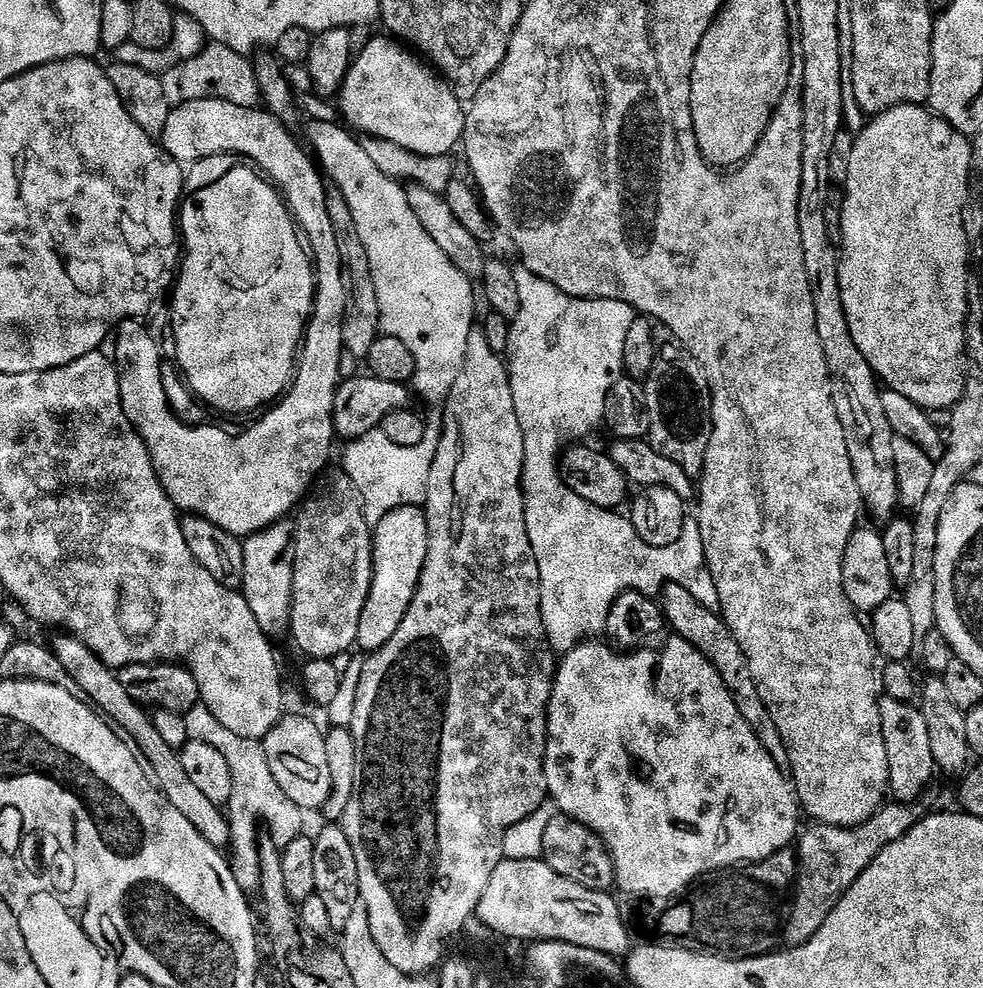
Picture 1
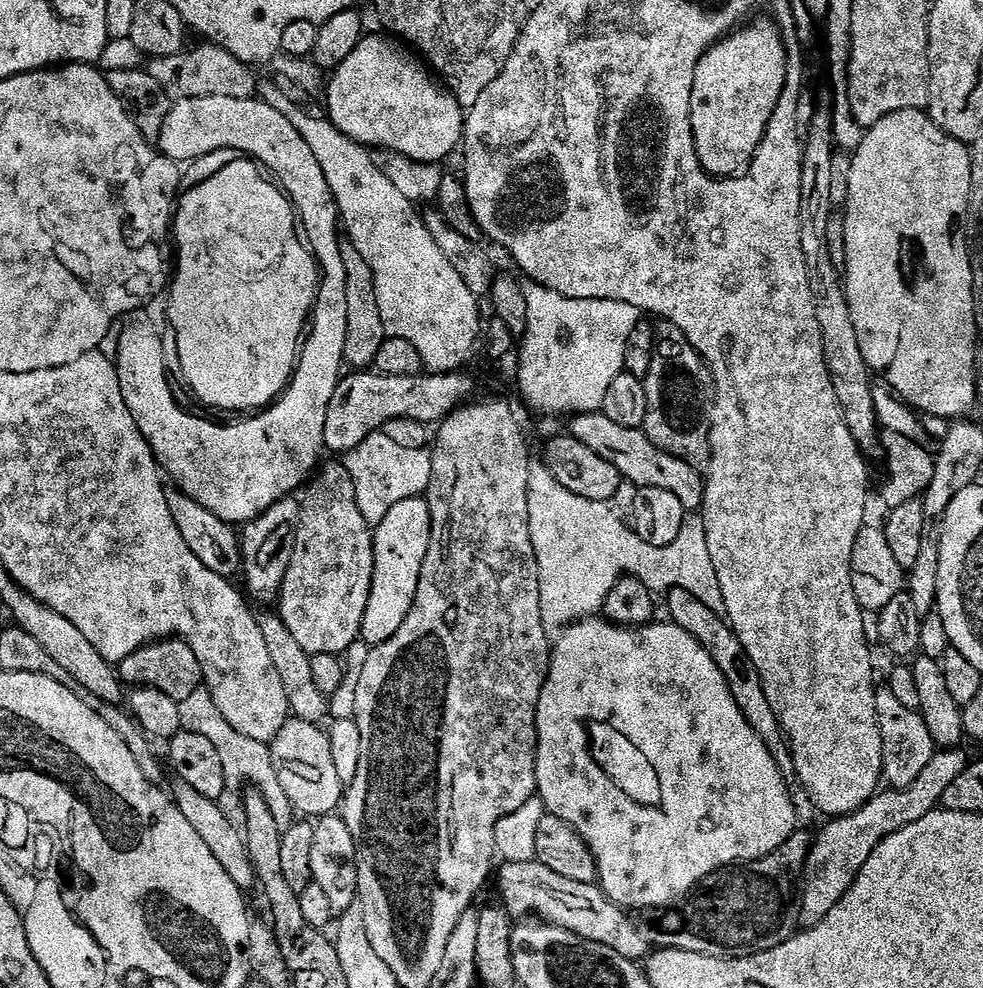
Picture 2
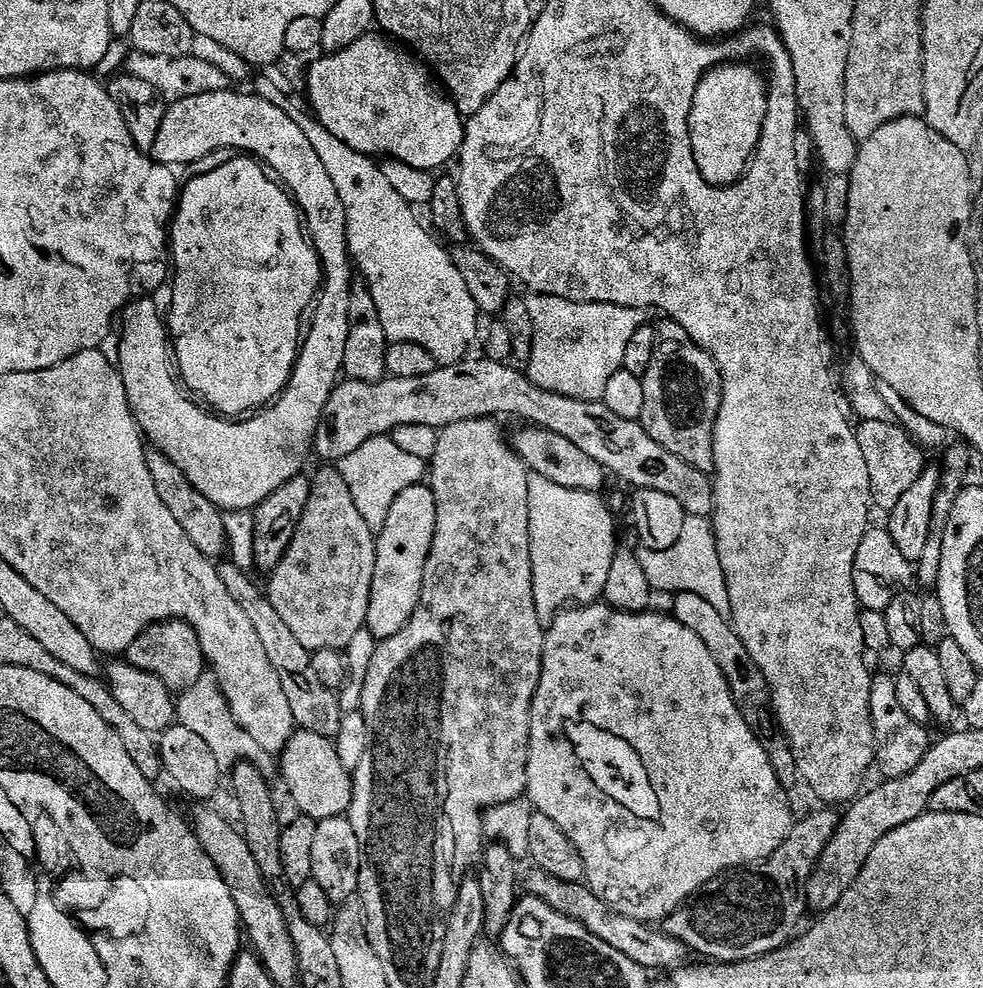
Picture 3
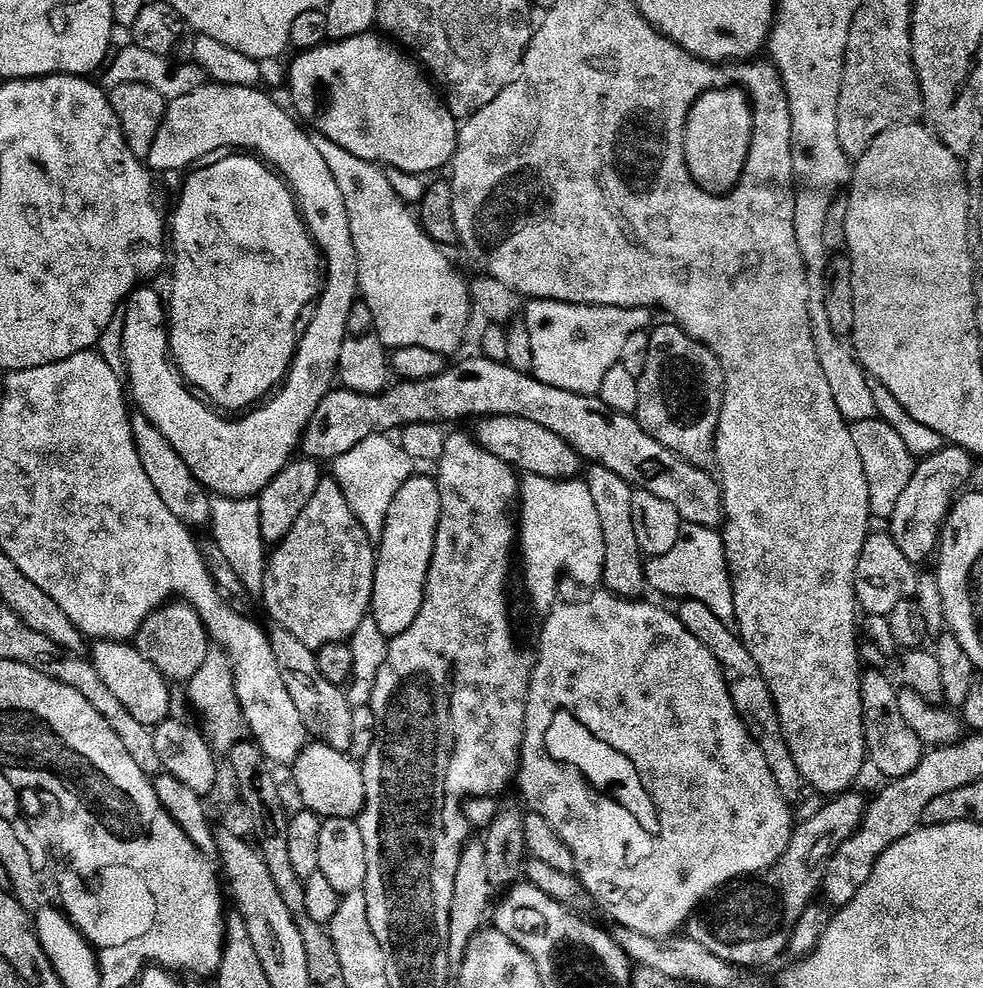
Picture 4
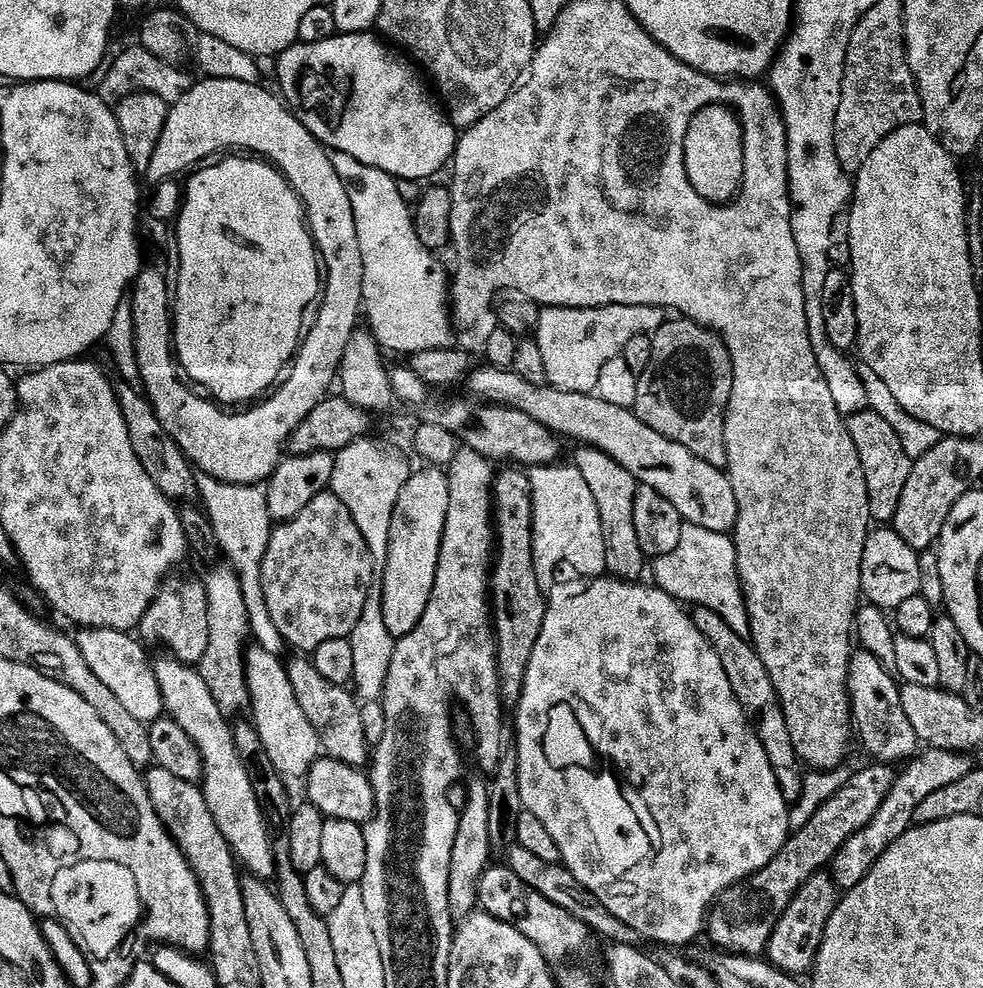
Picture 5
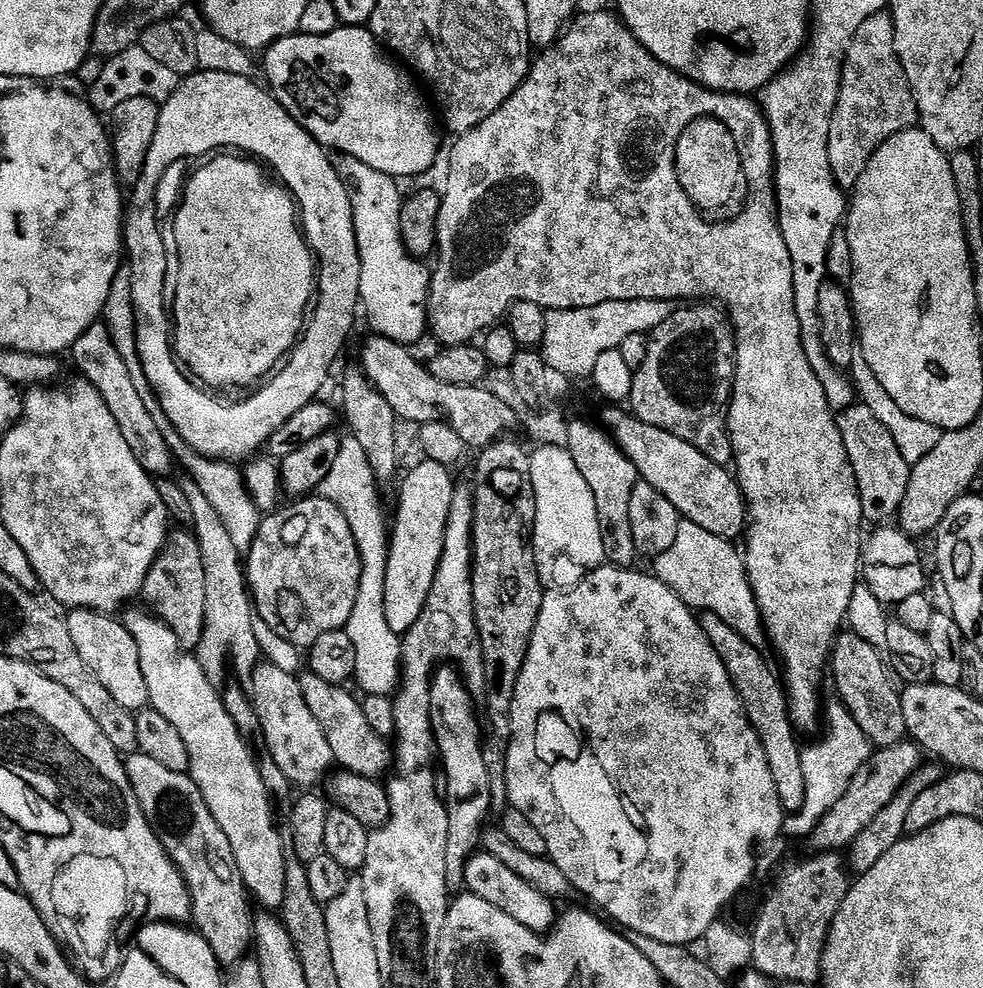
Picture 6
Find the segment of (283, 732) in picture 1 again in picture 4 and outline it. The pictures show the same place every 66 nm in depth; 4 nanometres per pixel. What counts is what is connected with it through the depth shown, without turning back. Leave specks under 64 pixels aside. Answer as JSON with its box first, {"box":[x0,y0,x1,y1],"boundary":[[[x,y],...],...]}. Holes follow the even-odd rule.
{"box":[291,743,364,820],"boundary":[[[309,743],[291,765],[292,780],[305,809],[321,818],[334,817],[356,820],[364,811],[364,774],[361,765],[348,752],[339,752],[330,745]]]}

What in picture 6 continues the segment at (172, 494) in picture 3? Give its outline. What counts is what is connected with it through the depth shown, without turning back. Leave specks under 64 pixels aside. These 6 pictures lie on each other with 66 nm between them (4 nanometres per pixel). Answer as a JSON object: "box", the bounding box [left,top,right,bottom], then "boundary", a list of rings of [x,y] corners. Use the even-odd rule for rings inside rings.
{"box":[70,322,174,477],"boundary":[[[97,322],[74,342],[70,350],[70,357],[76,363],[76,368],[83,379],[89,380],[102,394],[102,402],[106,402],[110,414],[114,414],[114,422],[118,422],[118,430],[122,430],[126,443],[130,445],[130,450],[134,450],[134,458],[148,471],[148,475],[157,477],[167,477],[174,468],[172,451],[170,446],[166,446],[166,438],[162,438],[162,430],[154,423],[154,418],[150,418],[150,413],[146,411],[146,406],[142,402],[142,397],[138,395],[134,387],[130,373],[126,367],[126,362],[122,362],[122,354],[118,354],[118,346],[114,346],[114,338],[110,338],[108,325]]]}

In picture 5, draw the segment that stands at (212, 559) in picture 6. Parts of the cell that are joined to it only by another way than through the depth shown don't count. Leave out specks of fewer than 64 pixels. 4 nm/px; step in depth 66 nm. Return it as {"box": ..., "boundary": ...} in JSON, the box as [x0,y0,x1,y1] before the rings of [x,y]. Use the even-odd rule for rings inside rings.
{"box":[198,562,252,718],"boundary":[[[227,562],[217,563],[207,569],[208,576],[203,577],[204,589],[208,595],[208,617],[210,618],[210,646],[206,646],[206,654],[202,654],[198,671],[206,682],[214,702],[228,718],[236,718],[249,711],[252,699],[248,693],[248,679],[244,673],[246,663],[246,643],[248,631],[248,615],[246,602],[242,602],[242,582],[238,582],[238,574]]]}

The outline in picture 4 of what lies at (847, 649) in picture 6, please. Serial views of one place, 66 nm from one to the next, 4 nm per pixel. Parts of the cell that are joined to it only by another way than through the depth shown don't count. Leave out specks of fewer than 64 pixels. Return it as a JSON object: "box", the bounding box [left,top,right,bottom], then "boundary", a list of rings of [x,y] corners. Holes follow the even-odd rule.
{"box":[862,670,926,781],"boundary":[[[868,670],[862,676],[862,706],[864,707],[864,737],[866,738],[867,759],[881,772],[888,776],[889,781],[902,778],[910,774],[922,762],[926,746],[914,734],[906,718],[902,718],[902,710],[898,707],[898,688],[892,685],[888,676],[883,676],[883,671]]]}

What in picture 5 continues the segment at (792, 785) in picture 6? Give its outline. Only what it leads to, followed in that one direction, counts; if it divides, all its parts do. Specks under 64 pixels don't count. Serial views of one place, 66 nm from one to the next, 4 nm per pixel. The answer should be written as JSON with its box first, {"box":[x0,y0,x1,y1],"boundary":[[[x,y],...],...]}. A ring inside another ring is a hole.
{"box":[690,607,805,806],"boundary":[[[693,607],[690,612],[694,626],[702,630],[702,638],[714,646],[714,654],[722,662],[722,670],[726,670],[726,678],[730,678],[730,686],[734,686],[734,694],[752,719],[752,729],[758,734],[758,742],[762,742],[762,750],[766,750],[766,758],[770,758],[770,767],[774,769],[774,778],[778,778],[778,790],[782,790],[782,798],[791,806],[800,800],[804,793],[805,773],[800,772],[802,762],[794,750],[794,742],[790,742],[790,730],[786,726],[784,711],[780,705],[778,694],[774,690],[774,682],[770,682],[770,674],[766,666],[762,666],[762,658],[758,658],[756,647],[751,639],[734,634],[714,610]]]}

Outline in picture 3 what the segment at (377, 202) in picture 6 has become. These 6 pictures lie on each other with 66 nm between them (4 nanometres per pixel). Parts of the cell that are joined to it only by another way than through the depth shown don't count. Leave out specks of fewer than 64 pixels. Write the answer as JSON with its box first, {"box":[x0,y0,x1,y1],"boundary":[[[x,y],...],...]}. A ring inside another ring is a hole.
{"box":[271,94,468,365],"boundary":[[[277,94],[271,97],[272,104],[278,106],[282,114],[294,118],[298,130],[306,134],[318,158],[322,158],[326,174],[334,181],[334,190],[338,190],[338,198],[342,198],[346,210],[348,254],[355,267],[364,271],[362,278],[368,283],[370,294],[374,294],[382,330],[386,330],[389,341],[418,342],[418,346],[430,350],[437,365],[453,363],[458,356],[456,335],[460,332],[460,324],[448,320],[448,303],[463,301],[468,291],[462,274],[452,267],[449,249],[444,249],[445,245],[427,227],[424,229],[420,225],[412,205],[390,186],[381,165],[373,157],[350,150],[346,142],[334,138],[326,126],[318,123],[311,111],[304,109],[303,112],[297,100]]]}

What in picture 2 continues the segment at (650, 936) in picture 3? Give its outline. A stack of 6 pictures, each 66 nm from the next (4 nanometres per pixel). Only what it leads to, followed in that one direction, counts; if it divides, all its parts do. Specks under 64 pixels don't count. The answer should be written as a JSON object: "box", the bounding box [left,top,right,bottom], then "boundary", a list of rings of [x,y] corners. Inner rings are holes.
{"box":[499,859,649,962],"boundary":[[[537,859],[505,863],[502,868],[499,899],[508,909],[509,916],[545,920],[562,930],[570,930],[570,934],[578,934],[578,938],[602,942],[602,946],[610,946],[610,950],[622,954],[622,958],[640,962],[649,955],[647,935],[643,931],[640,933],[639,926],[628,917],[631,915],[617,906],[596,884],[570,882],[570,878],[554,874],[550,866],[542,866]]]}

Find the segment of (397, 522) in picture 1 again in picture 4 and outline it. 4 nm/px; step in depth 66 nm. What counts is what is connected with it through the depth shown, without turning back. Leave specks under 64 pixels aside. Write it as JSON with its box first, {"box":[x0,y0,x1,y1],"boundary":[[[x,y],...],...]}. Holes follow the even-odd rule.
{"box":[370,474,440,636],"boundary":[[[413,474],[402,490],[394,494],[390,514],[386,514],[384,532],[378,541],[370,618],[378,622],[378,630],[382,630],[384,636],[406,634],[422,610],[439,521],[440,495],[435,479],[431,475]]]}

